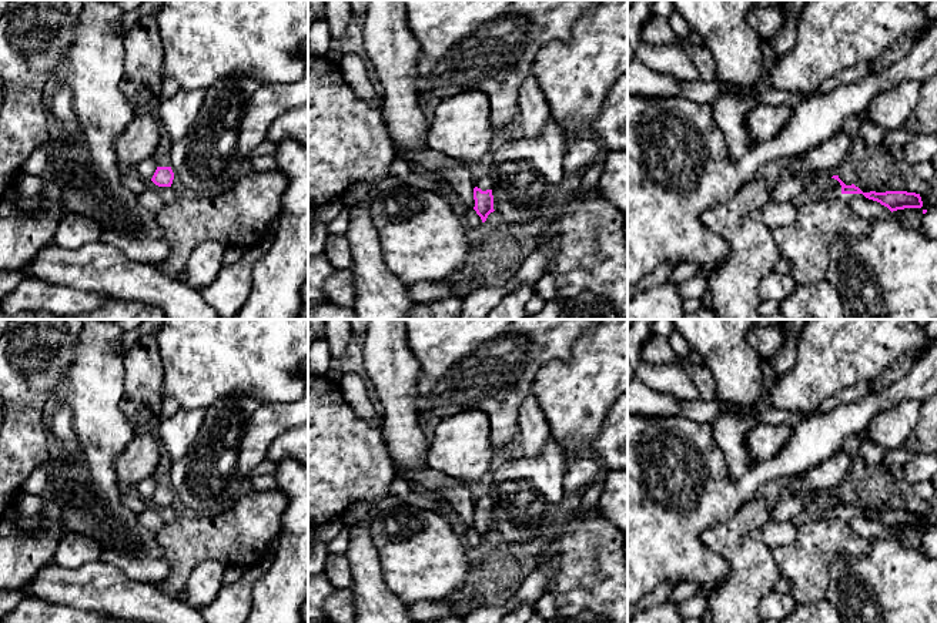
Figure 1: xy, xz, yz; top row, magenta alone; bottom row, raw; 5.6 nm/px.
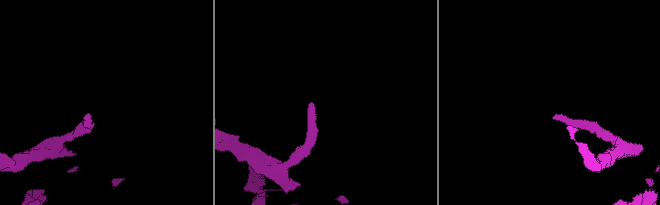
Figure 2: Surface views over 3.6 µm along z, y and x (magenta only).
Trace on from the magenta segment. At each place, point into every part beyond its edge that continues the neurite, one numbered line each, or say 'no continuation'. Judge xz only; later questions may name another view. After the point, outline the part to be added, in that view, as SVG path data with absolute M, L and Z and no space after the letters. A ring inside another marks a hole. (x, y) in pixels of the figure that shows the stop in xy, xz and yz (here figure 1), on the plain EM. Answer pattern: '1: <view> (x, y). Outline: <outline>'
1: xz (484, 502). Outline: M482 495L479 499L475 499L475 506L481 508L482 510L492 509L492 500L489 495Z

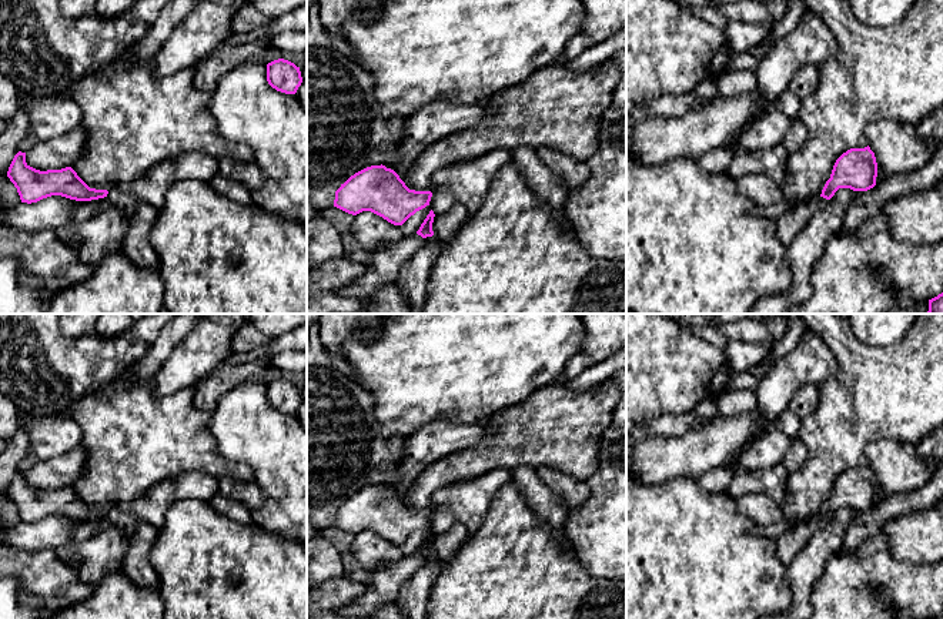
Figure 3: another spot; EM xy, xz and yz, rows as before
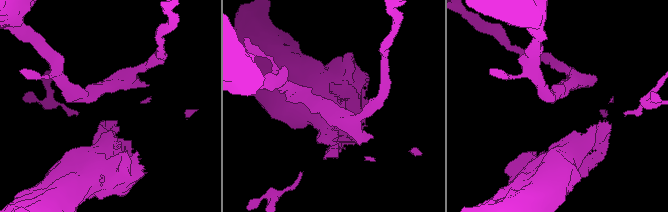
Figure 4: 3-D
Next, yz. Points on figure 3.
no continuation

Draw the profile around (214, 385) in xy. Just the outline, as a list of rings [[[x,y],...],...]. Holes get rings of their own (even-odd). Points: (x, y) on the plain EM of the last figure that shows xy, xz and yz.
[[[268,358],[244,362],[218,372],[210,372],[195,388],[194,406],[213,414],[218,399],[238,384],[253,378],[258,371],[270,365]]]

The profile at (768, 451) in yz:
[[[770,428],[753,439],[739,452],[739,468],[743,469],[780,469],[782,461],[790,448],[792,438]]]

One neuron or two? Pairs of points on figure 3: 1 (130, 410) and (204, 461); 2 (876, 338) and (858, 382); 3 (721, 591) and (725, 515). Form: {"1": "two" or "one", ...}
{"1": "one", "2": "two", "3": "one"}

